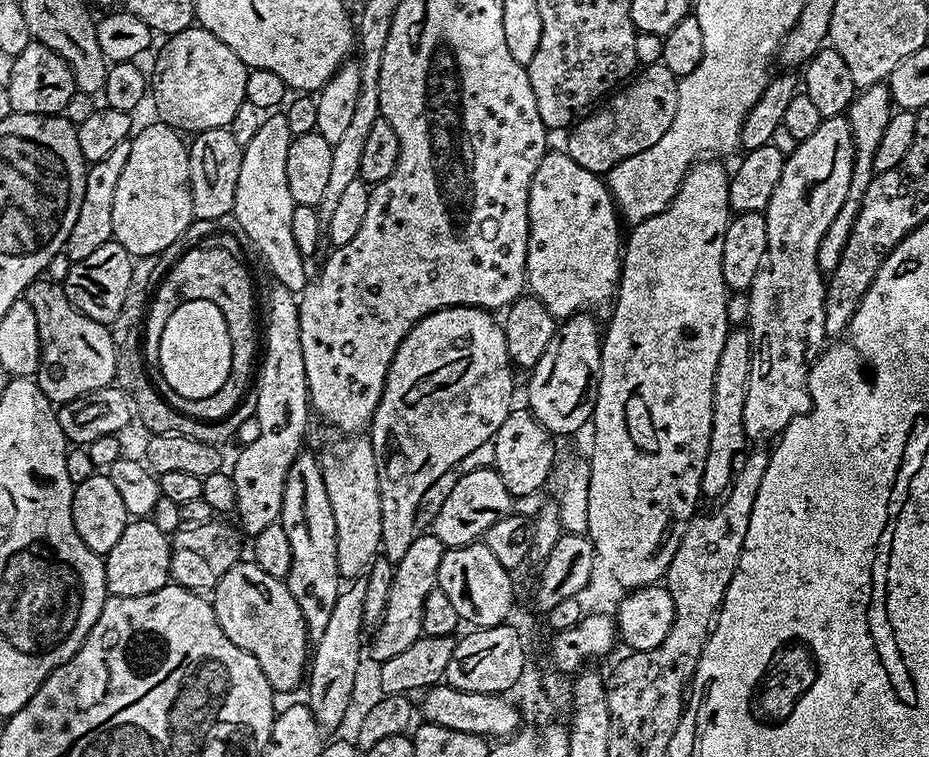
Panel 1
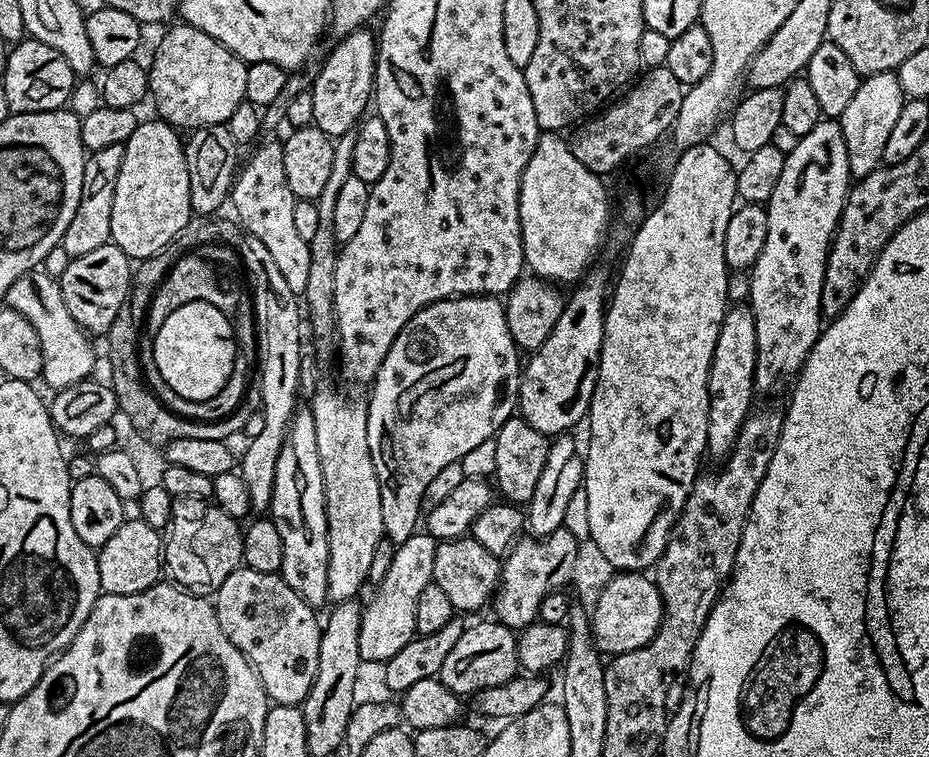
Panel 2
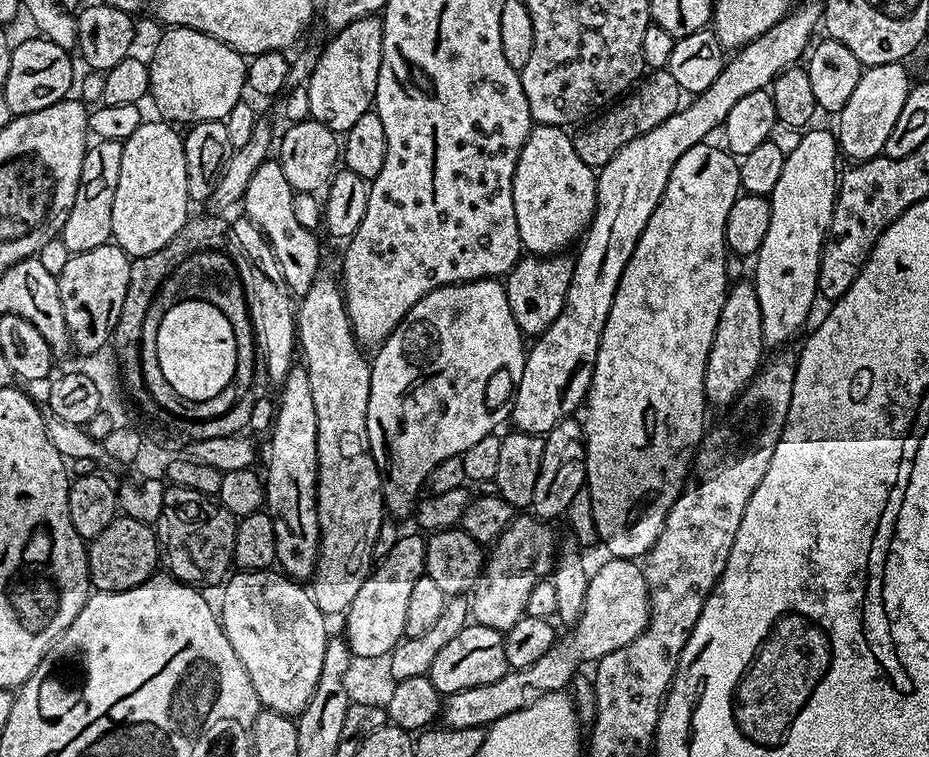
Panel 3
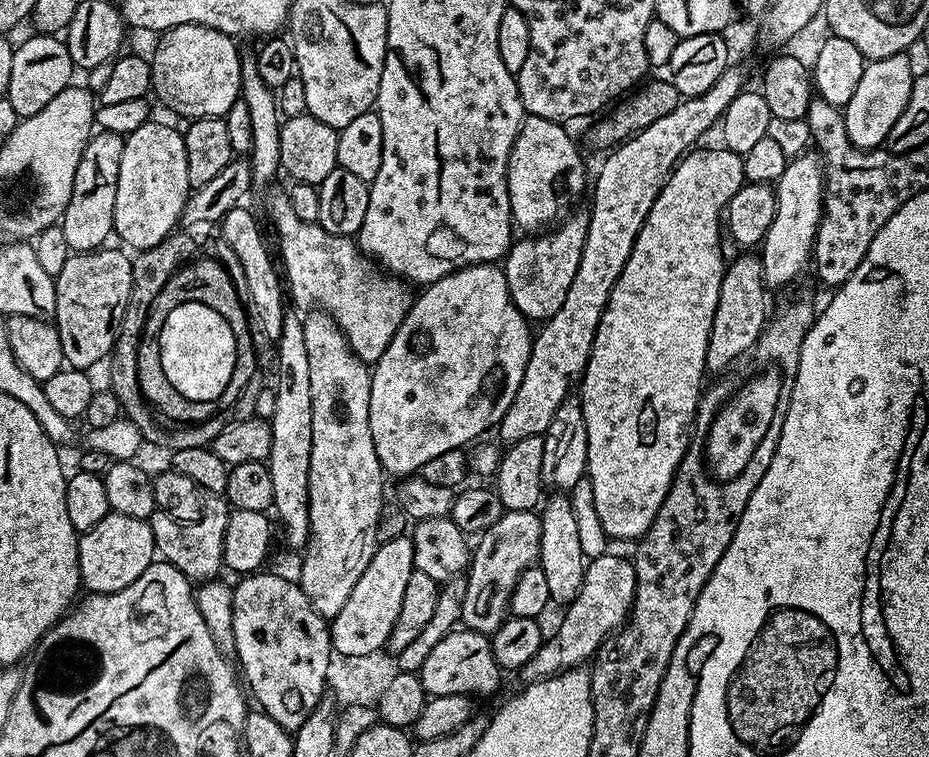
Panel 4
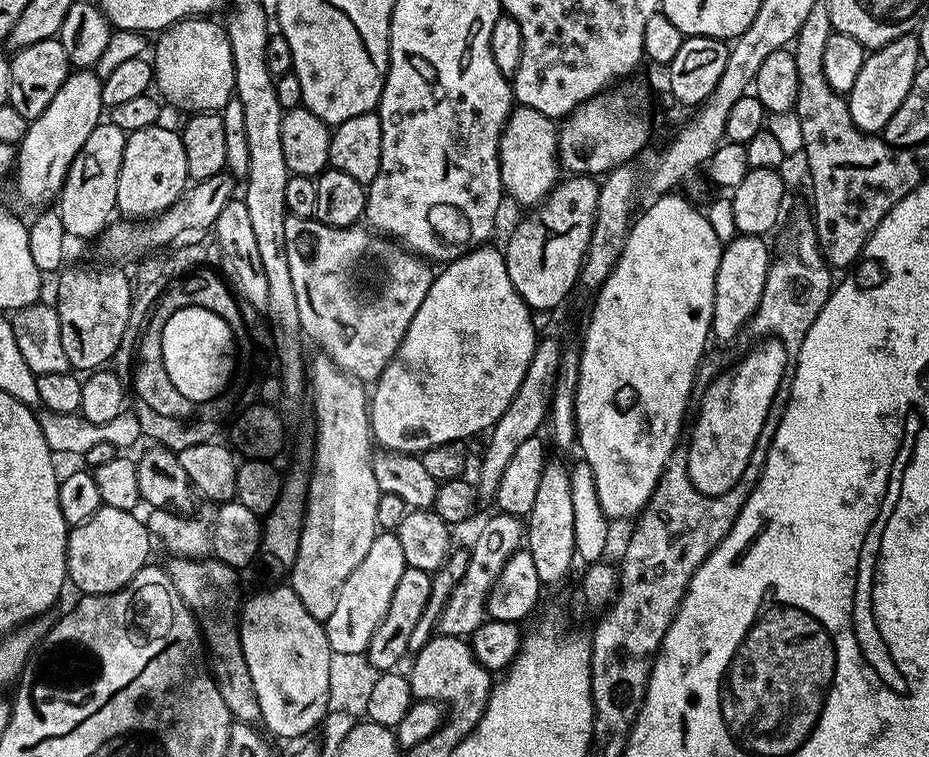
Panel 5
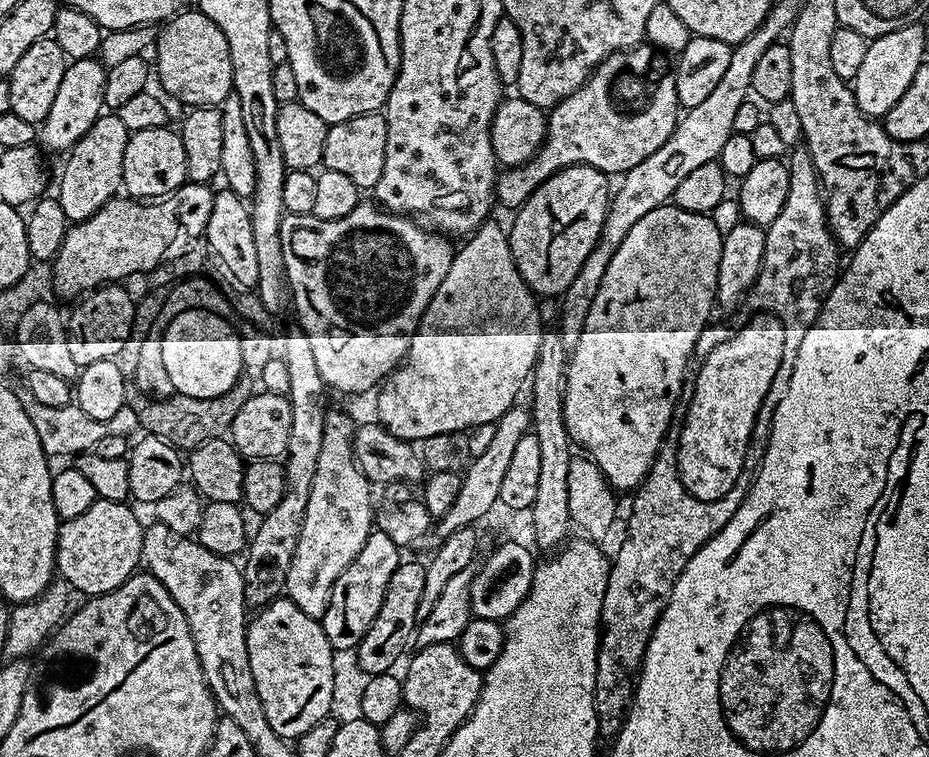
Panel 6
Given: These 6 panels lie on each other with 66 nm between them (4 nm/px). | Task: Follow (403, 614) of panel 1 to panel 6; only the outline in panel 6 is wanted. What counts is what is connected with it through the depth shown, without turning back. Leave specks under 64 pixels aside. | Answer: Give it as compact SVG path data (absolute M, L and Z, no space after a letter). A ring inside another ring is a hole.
M373 530L366 538L366 546L358 550L358 558L342 574L338 574L338 582L330 590L330 606L326 606L323 618L324 633L333 649L356 649L362 642L366 630L370 630L370 622L378 618L378 606L382 606L382 598L386 598L386 586L390 586L390 574L398 570L402 562L402 549L386 534Z

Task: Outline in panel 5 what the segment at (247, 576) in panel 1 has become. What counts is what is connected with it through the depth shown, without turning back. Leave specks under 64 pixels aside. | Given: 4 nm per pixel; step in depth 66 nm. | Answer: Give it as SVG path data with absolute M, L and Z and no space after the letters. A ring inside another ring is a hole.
M268 586L265 592L256 592L243 601L240 609L240 641L246 666L250 666L250 679L254 681L254 694L258 694L260 720L273 737L285 736L292 740L315 729L324 719L330 694L330 658L333 654L321 621L313 618L310 610L302 606L302 598L290 586Z

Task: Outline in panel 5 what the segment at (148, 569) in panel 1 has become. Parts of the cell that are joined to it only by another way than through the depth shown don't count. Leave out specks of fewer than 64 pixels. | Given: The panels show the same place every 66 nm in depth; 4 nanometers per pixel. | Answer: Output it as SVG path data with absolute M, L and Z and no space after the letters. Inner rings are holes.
M101 507L86 522L75 525L68 533L68 545L66 546L66 564L68 566L68 579L71 587L77 588L77 593L86 596L105 596L116 592L119 588L125 588L132 581L134 574L142 570L149 563L148 551L154 545L153 537L148 531L148 525L143 519L139 520L136 512L126 510L114 510Z

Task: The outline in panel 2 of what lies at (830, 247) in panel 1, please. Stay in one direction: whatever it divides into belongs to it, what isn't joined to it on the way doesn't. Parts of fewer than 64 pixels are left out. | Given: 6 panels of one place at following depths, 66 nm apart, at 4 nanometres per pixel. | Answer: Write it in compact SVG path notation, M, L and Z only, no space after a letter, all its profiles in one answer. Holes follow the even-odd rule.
M895 71L879 72L861 79L854 98L850 98L850 106L846 106L844 113L838 117L846 138L848 174L853 181L866 178L866 174L881 167L886 141L890 138L890 130L894 130L894 122L898 122L898 114L902 114L905 99L899 75Z

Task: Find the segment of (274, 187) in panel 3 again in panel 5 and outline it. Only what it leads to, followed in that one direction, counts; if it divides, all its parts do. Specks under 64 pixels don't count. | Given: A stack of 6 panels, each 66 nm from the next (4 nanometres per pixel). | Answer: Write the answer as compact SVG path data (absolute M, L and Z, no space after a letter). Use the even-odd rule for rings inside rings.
M289 215L286 218L286 258L290 258L290 279L294 281L294 298L298 298L298 318L304 327L305 337L311 343L313 340L320 347L317 349L323 355L329 356L341 370L346 374L350 374L355 380L374 382L394 358L394 354L410 326L410 321L414 319L414 314L418 314L418 306L422 306L422 298L426 298L426 290L430 290L432 285L433 265L424 257L405 250L397 241L385 238L380 234L374 235L373 229L363 223L351 224L349 228L335 228L334 226L326 226L315 218L307 220L306 218Z

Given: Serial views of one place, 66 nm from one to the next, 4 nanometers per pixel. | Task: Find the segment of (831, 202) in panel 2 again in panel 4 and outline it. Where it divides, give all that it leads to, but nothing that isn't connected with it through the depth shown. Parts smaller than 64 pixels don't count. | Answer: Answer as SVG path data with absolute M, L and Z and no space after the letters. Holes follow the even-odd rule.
M811 155L789 159L782 178L774 185L776 213L762 245L764 283L773 289L794 283L803 274L804 267L809 267L812 258L812 247L824 209L824 169L819 155Z

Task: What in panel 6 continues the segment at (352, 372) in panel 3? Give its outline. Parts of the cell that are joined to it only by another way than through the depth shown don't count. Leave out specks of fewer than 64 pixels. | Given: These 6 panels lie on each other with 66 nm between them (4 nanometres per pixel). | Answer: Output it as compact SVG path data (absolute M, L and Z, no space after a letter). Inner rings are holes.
M336 406L329 407L298 550L294 550L294 562L290 562L290 574L286 574L287 599L292 600L302 614L318 621L323 621L326 606L330 606L330 590L334 582L338 582L338 574L358 558L358 550L366 546L366 538L374 530L374 488L352 455L352 438L356 430L357 425L352 424L346 413L339 412Z

